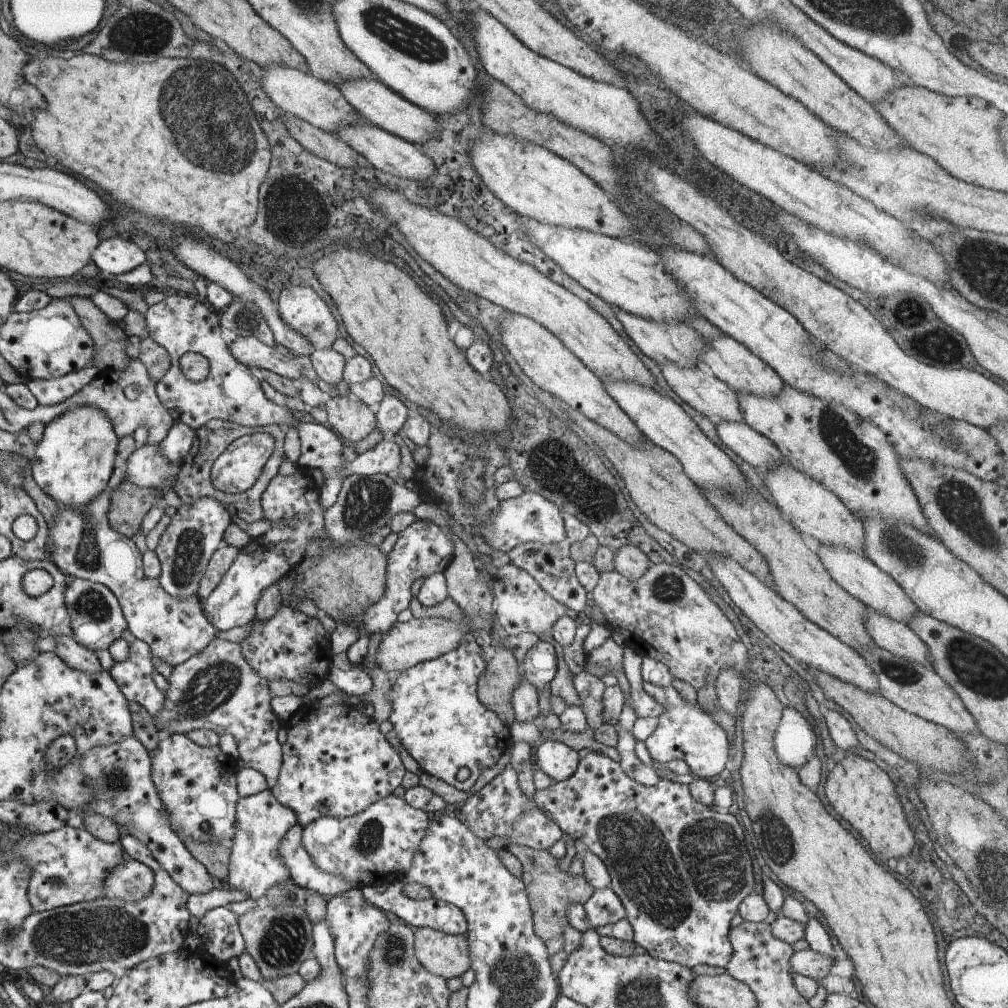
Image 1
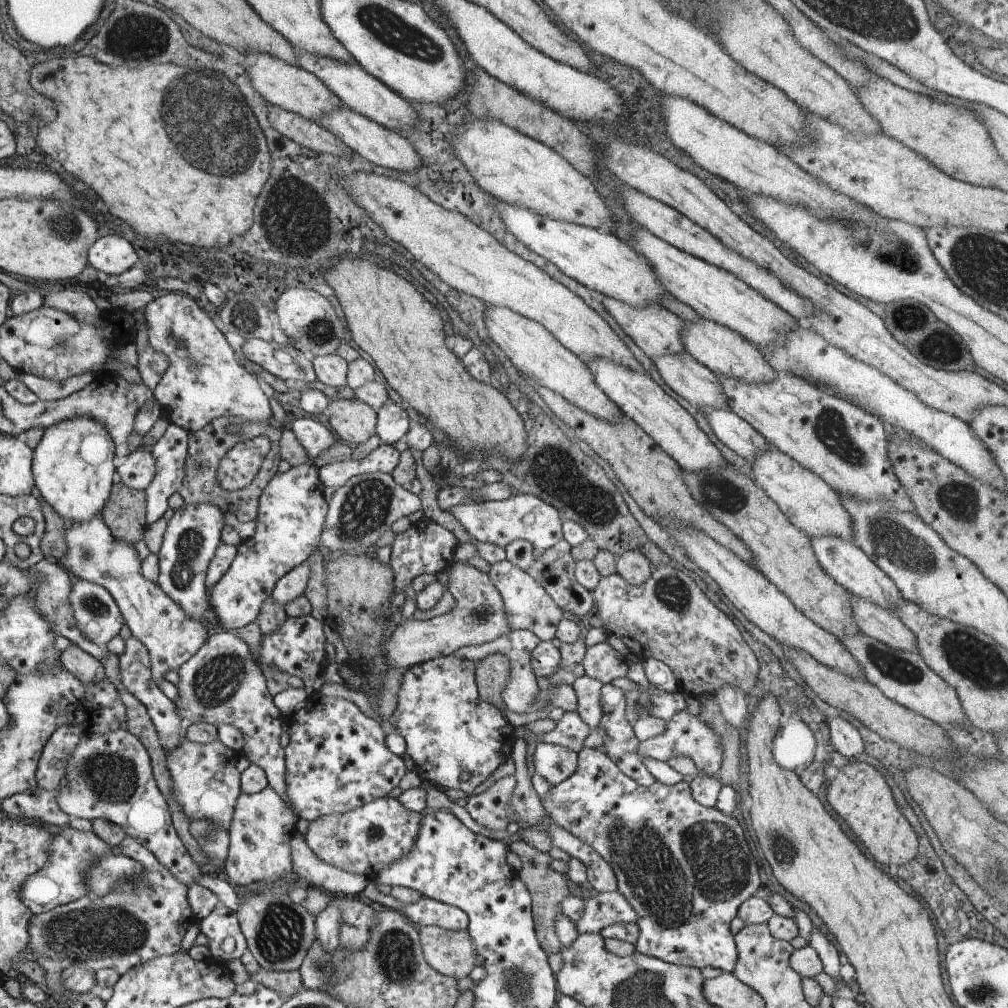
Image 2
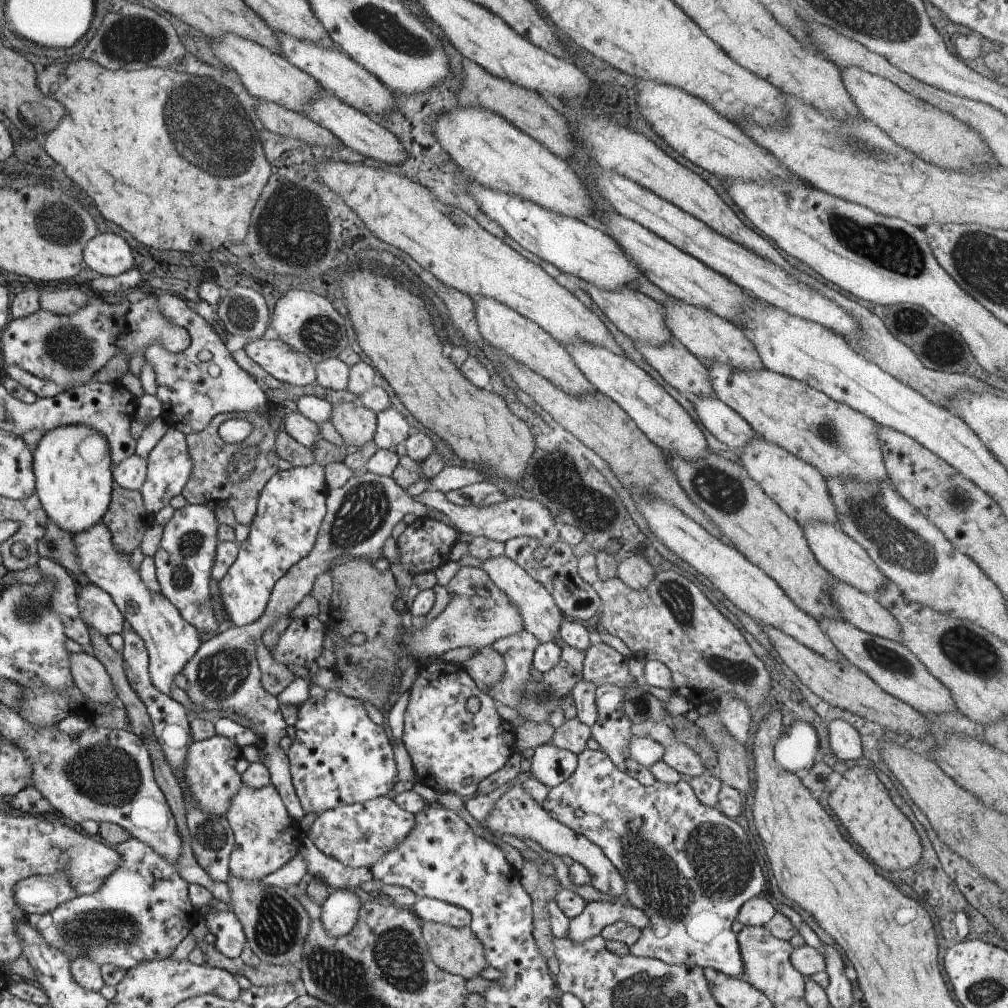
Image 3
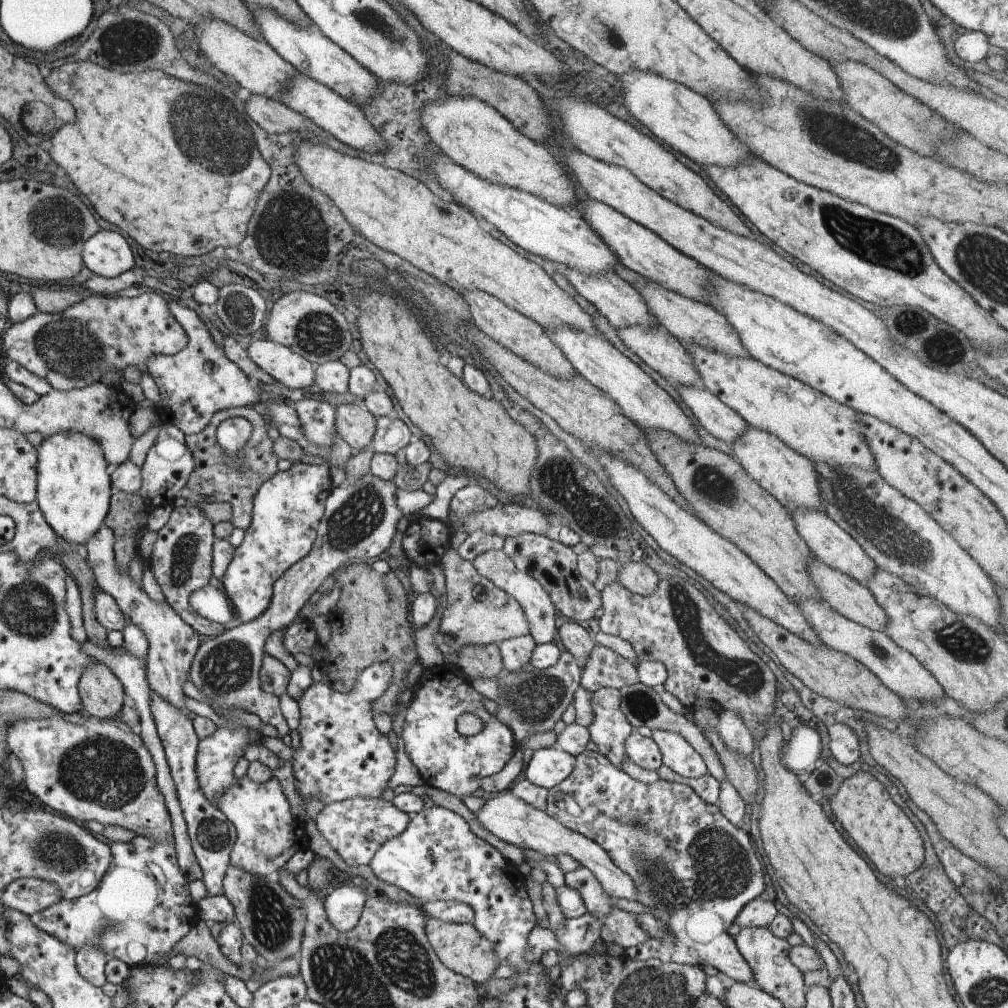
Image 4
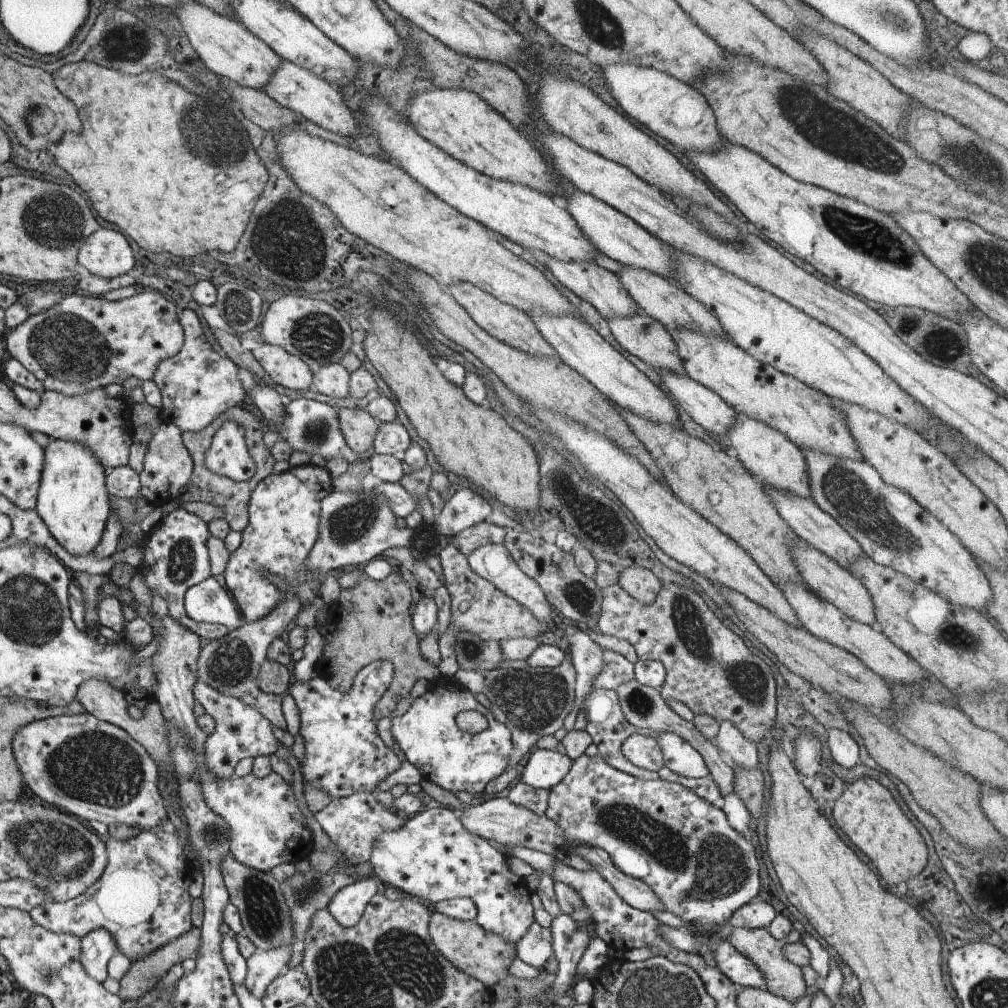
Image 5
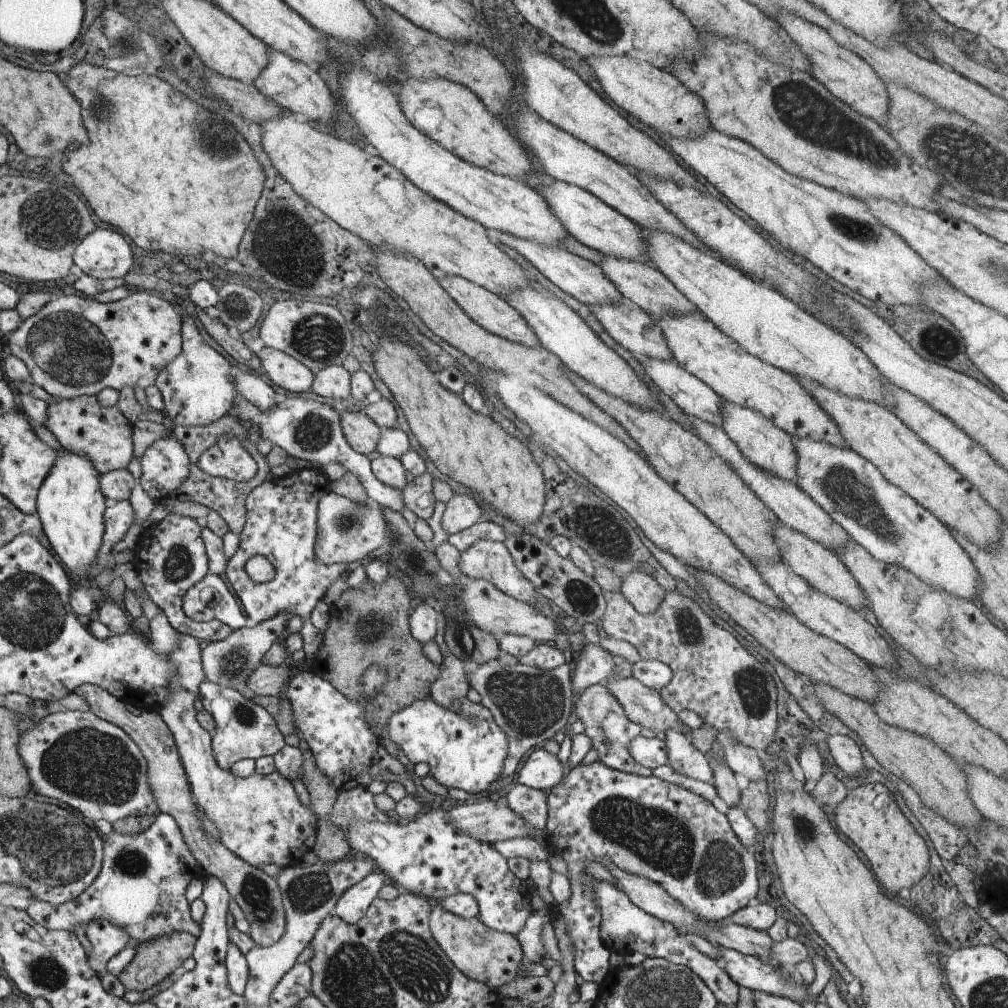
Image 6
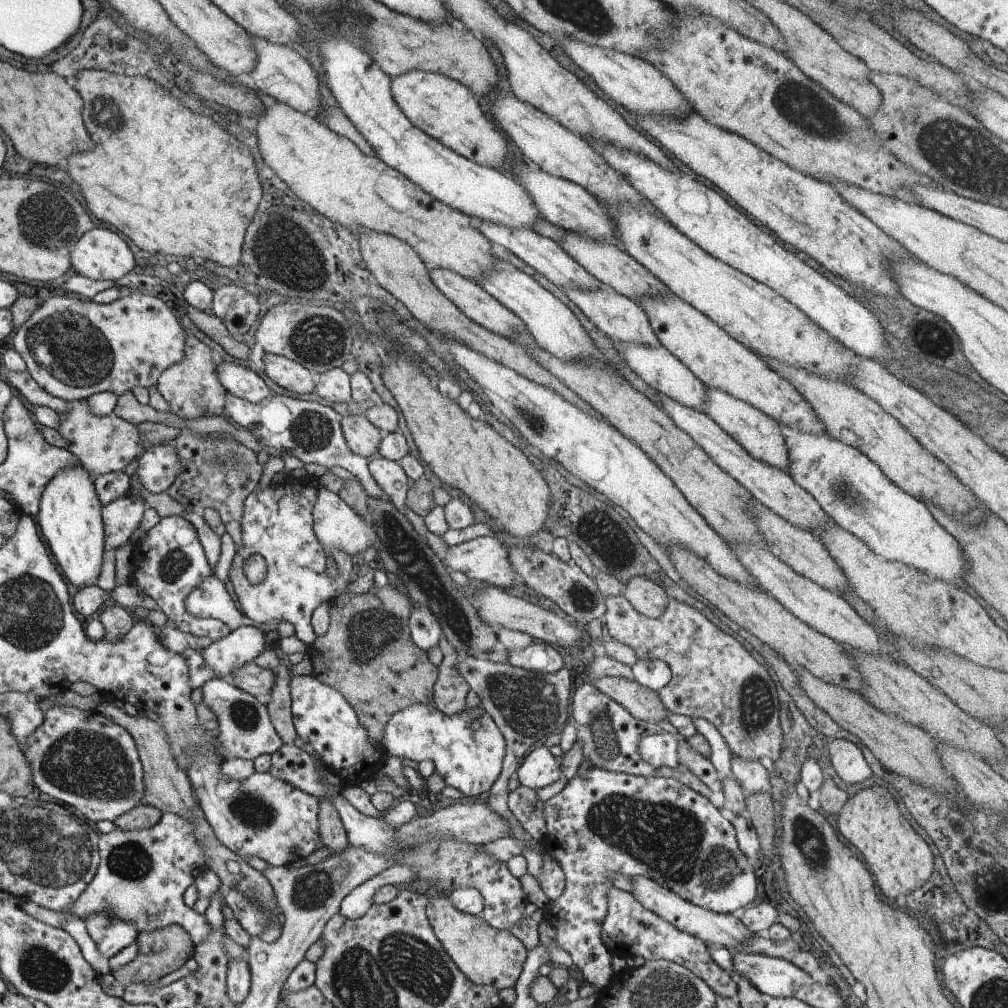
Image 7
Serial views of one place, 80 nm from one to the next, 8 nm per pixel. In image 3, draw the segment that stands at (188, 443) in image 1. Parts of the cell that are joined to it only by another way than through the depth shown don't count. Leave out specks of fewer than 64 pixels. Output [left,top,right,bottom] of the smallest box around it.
[139,427,193,517]

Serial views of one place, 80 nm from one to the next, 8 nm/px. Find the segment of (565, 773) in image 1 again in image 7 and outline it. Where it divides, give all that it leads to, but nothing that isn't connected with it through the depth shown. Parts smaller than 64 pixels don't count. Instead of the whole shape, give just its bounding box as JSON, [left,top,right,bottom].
[516,744,561,790]

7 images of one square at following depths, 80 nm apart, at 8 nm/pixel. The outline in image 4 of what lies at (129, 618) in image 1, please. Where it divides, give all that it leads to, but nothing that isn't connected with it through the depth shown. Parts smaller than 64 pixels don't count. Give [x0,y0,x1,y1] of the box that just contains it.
[80,526,201,712]

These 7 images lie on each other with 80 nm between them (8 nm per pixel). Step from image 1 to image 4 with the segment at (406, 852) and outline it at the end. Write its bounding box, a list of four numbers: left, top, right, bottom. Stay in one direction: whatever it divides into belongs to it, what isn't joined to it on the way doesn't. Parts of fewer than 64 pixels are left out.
[315,797,410,866]

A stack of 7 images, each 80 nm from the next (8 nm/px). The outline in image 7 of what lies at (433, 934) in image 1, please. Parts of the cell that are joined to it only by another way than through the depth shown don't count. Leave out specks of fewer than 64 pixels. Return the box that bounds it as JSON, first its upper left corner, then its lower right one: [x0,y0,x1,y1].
[427,893,527,990]

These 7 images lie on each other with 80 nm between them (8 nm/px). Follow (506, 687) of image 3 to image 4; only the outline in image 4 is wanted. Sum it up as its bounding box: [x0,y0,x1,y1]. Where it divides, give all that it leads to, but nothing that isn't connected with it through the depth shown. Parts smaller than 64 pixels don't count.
[498,635,537,673]

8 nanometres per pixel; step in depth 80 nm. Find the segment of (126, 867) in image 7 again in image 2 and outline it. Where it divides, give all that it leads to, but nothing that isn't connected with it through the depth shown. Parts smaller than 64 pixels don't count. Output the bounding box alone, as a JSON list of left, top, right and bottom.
[12,835,198,976]

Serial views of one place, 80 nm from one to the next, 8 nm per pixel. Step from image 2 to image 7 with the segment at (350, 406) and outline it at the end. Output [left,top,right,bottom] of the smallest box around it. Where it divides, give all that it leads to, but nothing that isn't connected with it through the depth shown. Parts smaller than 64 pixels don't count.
[341,415,382,457]

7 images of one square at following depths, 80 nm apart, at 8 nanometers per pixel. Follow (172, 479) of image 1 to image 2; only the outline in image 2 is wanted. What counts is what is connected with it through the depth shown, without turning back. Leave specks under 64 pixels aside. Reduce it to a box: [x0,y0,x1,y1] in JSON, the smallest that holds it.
[118,447,156,489]

